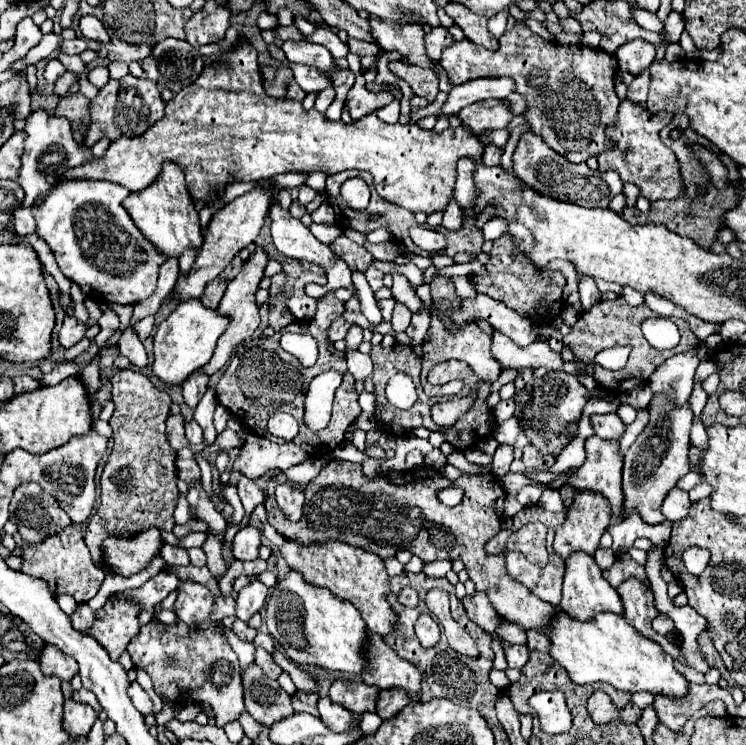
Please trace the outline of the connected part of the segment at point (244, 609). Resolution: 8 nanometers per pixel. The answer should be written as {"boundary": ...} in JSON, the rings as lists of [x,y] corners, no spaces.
{"boundary":[[[252,580],[244,588],[240,588],[236,598],[236,618],[248,622],[256,612],[264,608],[266,594],[268,588],[260,580]]]}

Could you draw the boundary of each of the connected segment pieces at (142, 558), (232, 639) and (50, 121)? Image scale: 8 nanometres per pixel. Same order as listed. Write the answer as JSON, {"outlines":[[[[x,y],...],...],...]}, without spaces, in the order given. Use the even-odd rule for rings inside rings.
{"outlines":[[[[148,528],[148,532],[140,532],[140,536],[132,536],[132,540],[108,536],[104,542],[104,558],[112,564],[112,574],[128,578],[146,568],[150,560],[160,554],[160,544],[162,536],[158,528]]],[[[214,622],[216,626],[220,626],[224,630],[224,634],[228,636],[228,642],[230,646],[238,652],[238,660],[240,660],[240,666],[246,668],[246,664],[252,664],[254,662],[254,644],[248,644],[248,642],[242,642],[238,640],[238,636],[222,624],[222,622]]],[[[34,110],[28,118],[26,118],[26,150],[22,156],[22,168],[20,168],[20,176],[18,176],[18,184],[22,186],[22,190],[26,192],[22,206],[38,206],[42,204],[42,200],[48,196],[48,192],[58,184],[58,180],[64,176],[66,170],[82,166],[86,160],[92,160],[92,150],[80,146],[74,138],[72,138],[72,130],[68,120],[58,118],[58,116],[48,116],[44,110]],[[52,152],[60,152],[62,158],[60,160],[50,160]],[[44,156],[48,156],[44,160]]]]}

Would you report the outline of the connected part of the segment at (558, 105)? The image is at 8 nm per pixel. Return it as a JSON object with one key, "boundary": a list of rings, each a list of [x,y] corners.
{"boundary":[[[516,22],[512,30],[500,36],[500,48],[496,52],[464,38],[444,48],[438,64],[448,72],[452,86],[476,78],[512,78],[516,92],[526,98],[524,120],[530,124],[530,130],[574,164],[586,162],[590,156],[612,148],[612,138],[606,136],[606,128],[616,122],[620,104],[614,84],[618,69],[614,54],[582,44],[560,46],[556,42],[546,42],[524,22]]]}

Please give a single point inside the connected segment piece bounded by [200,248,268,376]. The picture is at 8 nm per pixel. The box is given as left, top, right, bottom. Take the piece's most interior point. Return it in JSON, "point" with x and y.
{"point":[238,303]}

